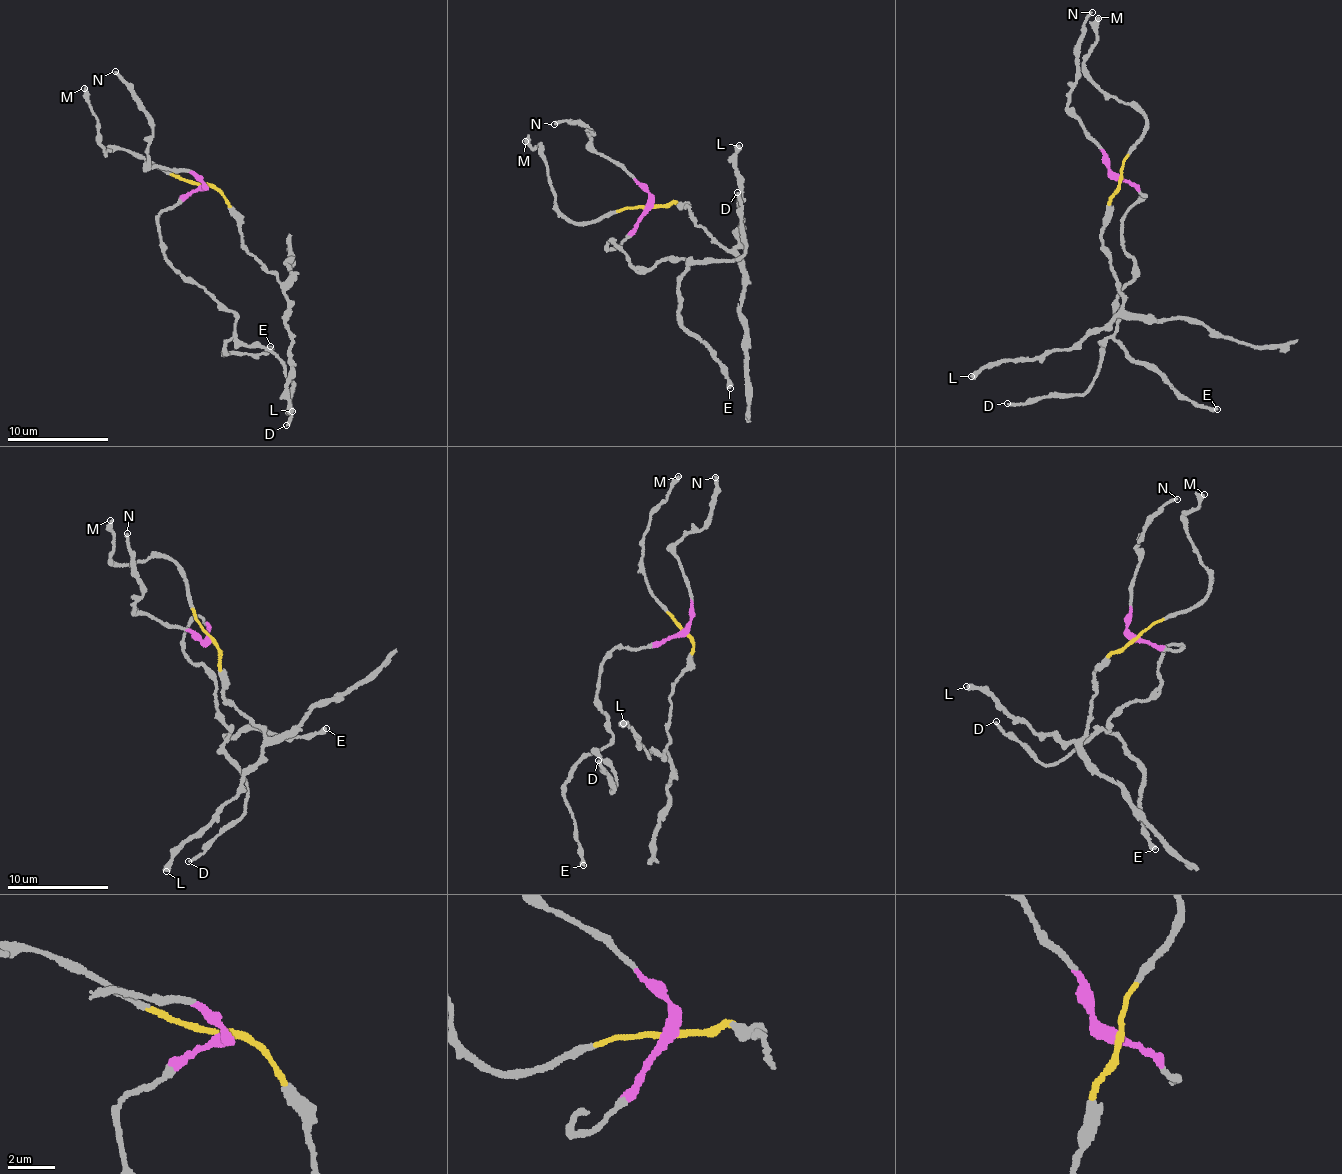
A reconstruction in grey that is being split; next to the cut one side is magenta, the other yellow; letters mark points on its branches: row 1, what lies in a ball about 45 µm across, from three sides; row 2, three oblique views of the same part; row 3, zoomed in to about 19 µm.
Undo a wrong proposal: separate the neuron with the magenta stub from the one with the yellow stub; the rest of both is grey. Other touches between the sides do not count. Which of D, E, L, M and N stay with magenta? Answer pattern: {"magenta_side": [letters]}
{"magenta_side": ["D", "E", "N"]}

